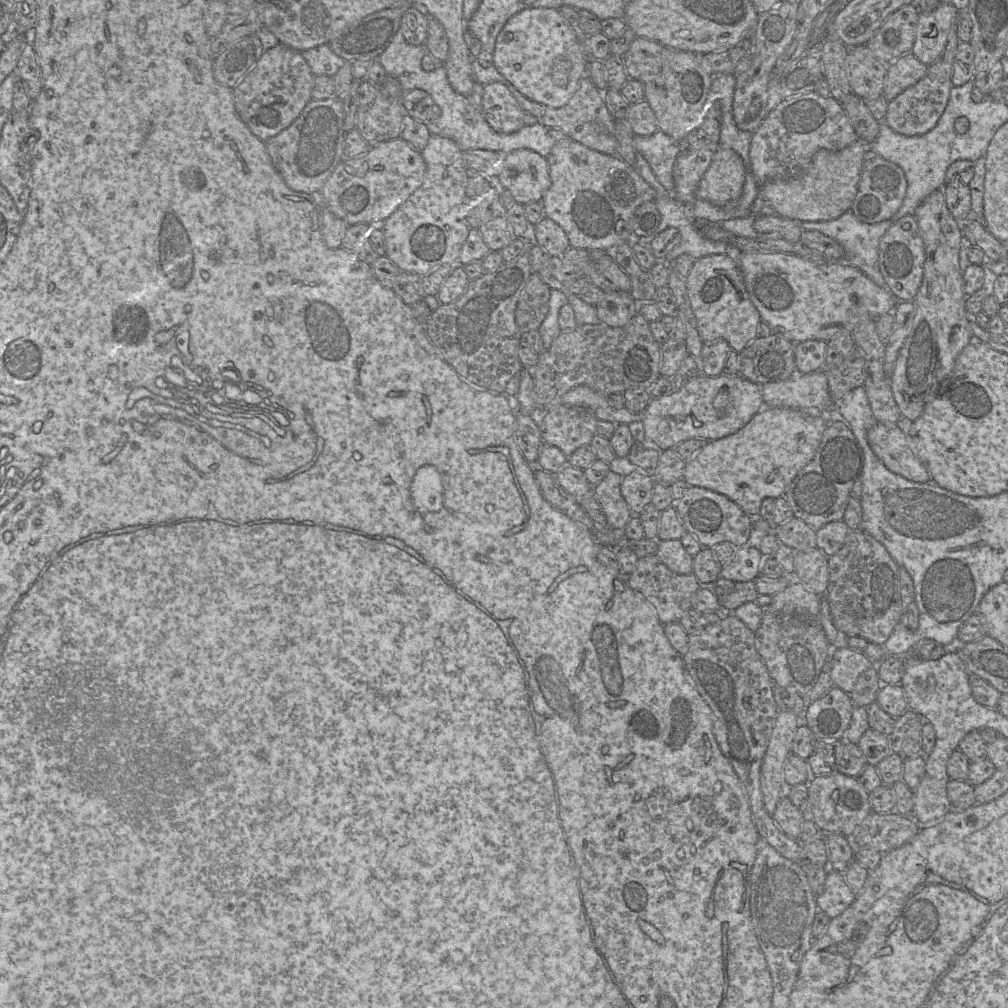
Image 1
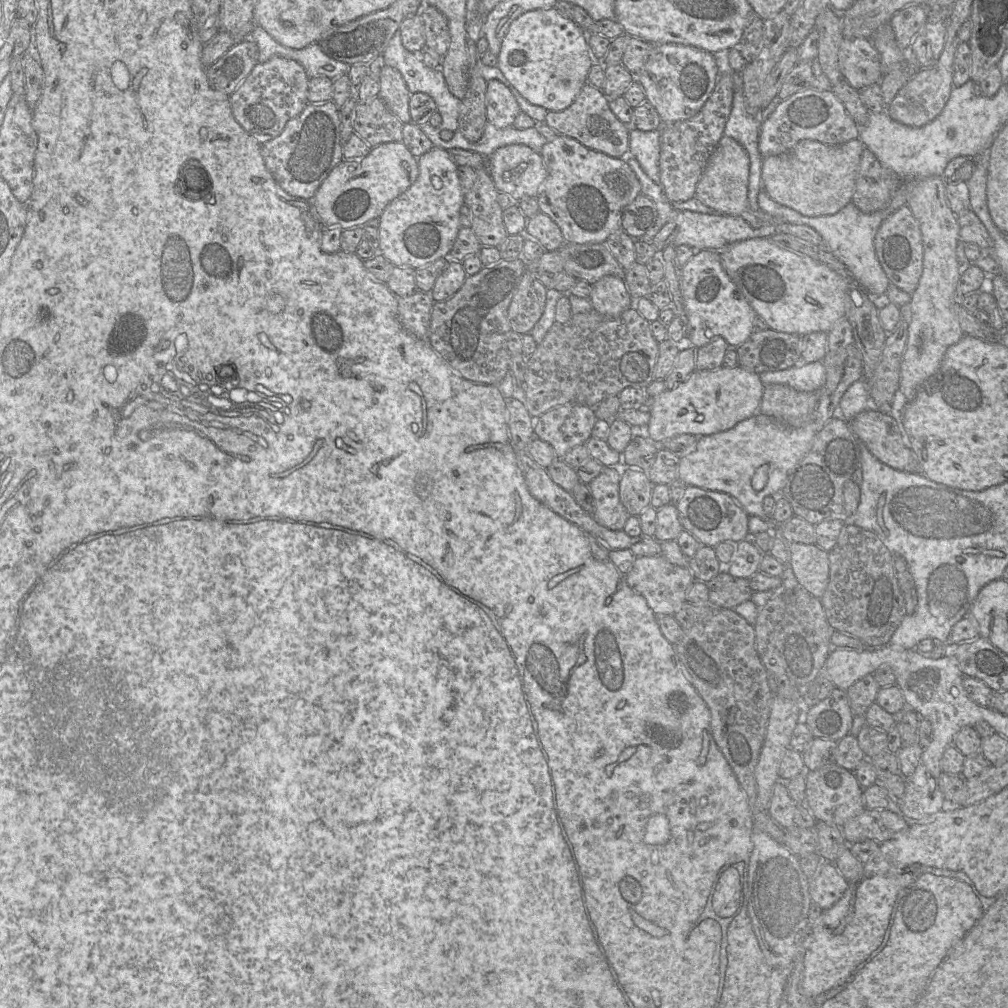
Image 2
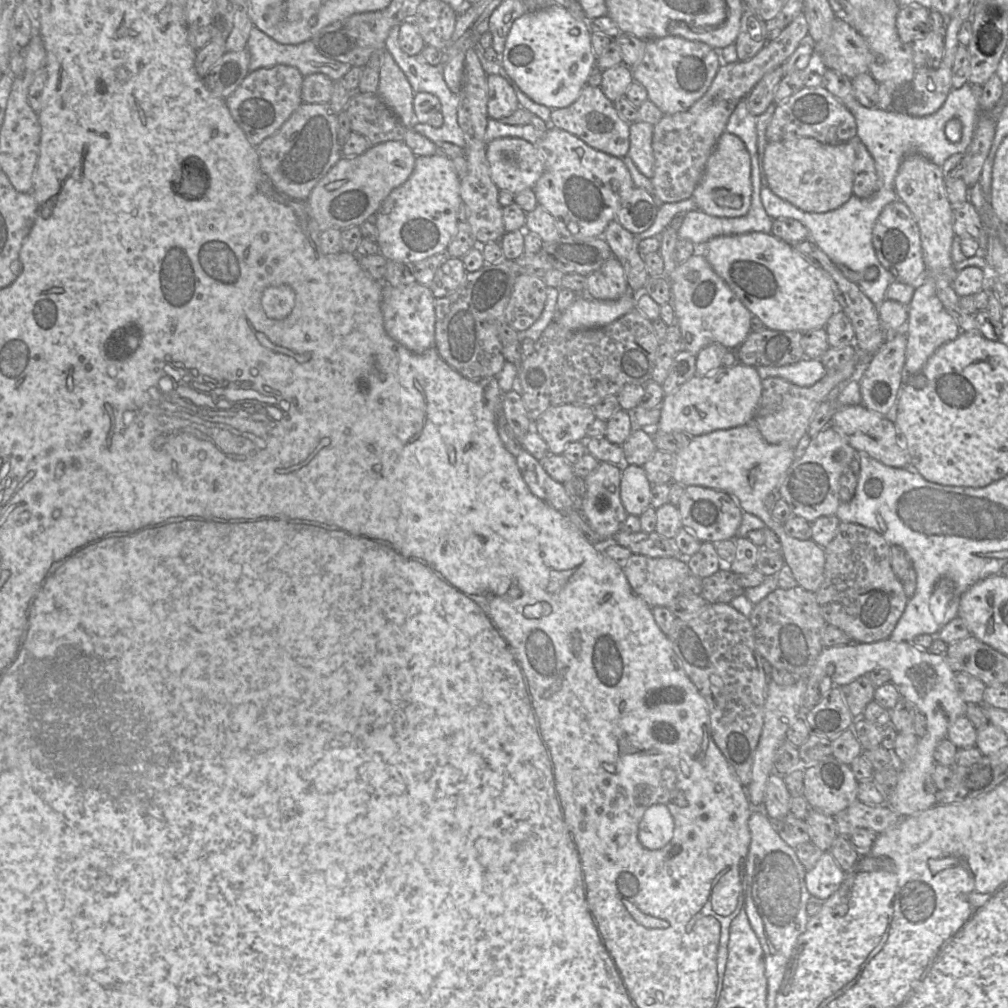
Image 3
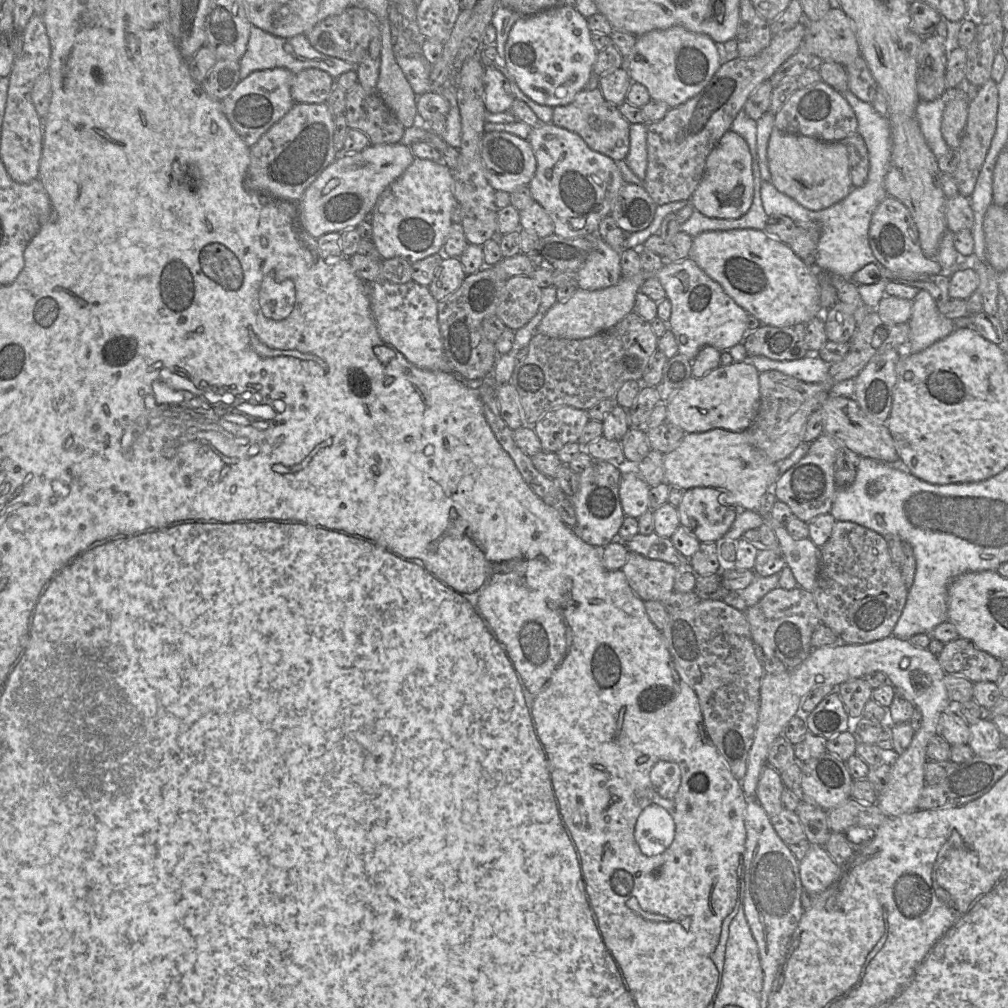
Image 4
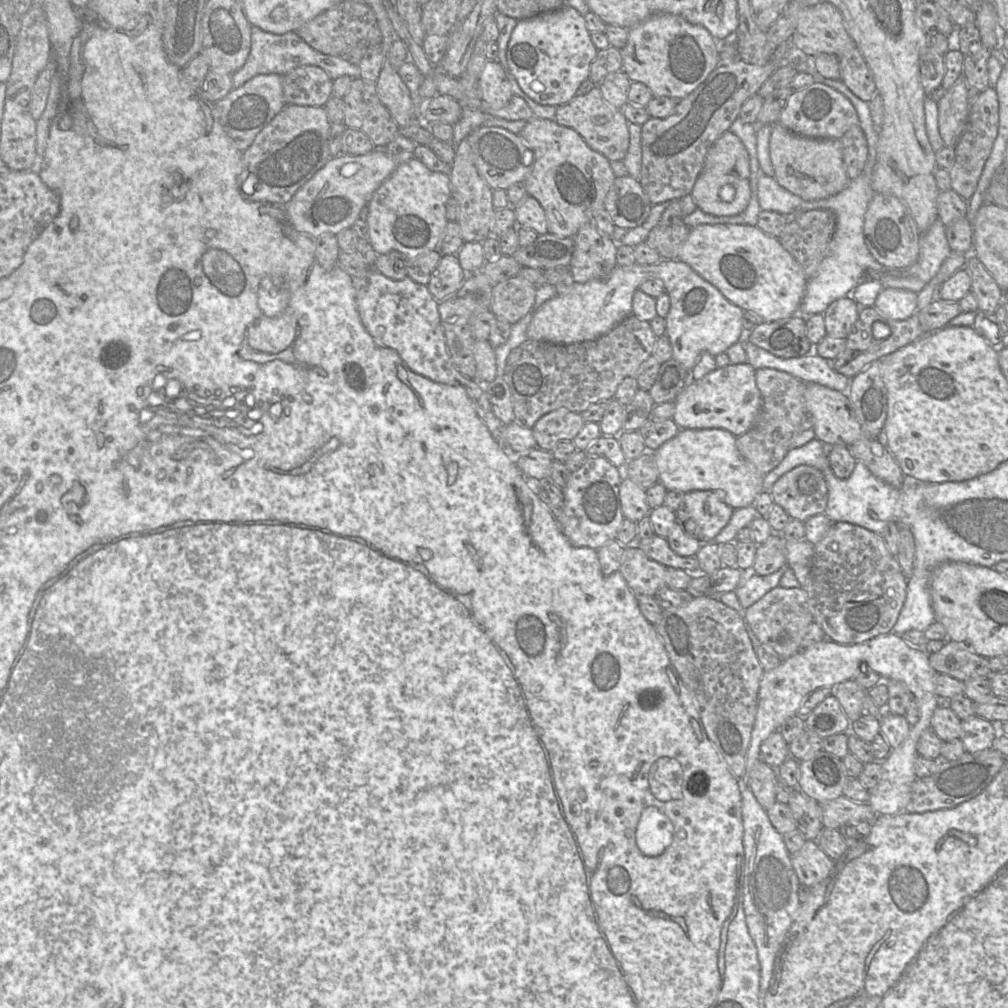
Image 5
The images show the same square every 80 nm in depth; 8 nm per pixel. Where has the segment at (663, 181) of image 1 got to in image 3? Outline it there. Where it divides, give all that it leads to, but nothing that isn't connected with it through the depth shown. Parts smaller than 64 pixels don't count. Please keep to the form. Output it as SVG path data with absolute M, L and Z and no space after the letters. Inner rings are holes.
M641 121L630 124L630 146L627 156L648 179L654 175L652 137L653 125Z

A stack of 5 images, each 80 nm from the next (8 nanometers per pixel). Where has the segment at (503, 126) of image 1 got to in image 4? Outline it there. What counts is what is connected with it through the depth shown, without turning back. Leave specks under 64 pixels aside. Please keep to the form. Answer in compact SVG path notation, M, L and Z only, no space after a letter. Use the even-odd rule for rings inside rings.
M493 66L484 67L484 104L490 113L508 111L516 98L509 81Z

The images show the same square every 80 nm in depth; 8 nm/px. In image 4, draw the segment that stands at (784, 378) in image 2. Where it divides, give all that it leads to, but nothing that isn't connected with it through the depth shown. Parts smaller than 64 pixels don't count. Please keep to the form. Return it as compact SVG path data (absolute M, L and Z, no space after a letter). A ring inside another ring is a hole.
M812 351L798 360L777 361L764 356L747 356L744 362L752 364L760 373L776 370L806 383L824 382L831 365L822 360L818 352Z

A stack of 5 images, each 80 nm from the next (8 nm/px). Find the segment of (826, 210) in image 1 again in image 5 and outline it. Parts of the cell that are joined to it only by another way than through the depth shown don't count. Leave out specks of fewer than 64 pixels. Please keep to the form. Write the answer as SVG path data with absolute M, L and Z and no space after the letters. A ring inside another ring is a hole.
M776 123L772 125L769 151L775 180L803 200L813 201L834 196L849 183L840 139L809 138Z

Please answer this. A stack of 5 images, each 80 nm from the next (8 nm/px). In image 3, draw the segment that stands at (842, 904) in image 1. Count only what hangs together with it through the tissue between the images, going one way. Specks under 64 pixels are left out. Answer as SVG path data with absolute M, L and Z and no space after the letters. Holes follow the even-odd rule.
M821 852L815 866L806 871L805 881L811 896L825 901L840 888L844 878L845 872L830 852Z

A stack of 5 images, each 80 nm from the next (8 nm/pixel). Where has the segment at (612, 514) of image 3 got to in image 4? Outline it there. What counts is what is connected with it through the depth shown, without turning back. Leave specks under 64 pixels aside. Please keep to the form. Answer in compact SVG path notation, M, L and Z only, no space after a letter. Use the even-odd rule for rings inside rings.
M592 458L591 463L579 475L577 492L570 497L576 513L573 531L580 539L594 547L604 547L618 539L618 531L625 518L619 496L623 469L623 465Z

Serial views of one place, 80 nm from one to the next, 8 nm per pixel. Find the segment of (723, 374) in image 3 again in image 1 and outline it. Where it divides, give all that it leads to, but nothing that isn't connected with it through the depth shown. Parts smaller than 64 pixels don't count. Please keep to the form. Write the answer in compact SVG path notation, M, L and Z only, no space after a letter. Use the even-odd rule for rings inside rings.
M722 372L718 376L706 376L698 373L692 377L685 385L668 395L652 397L647 407L642 412L642 422L645 437L659 451L673 449L677 444L692 438L704 440L718 440L731 435L745 426L755 414L761 411L763 398L760 386L755 384L740 374L729 375Z

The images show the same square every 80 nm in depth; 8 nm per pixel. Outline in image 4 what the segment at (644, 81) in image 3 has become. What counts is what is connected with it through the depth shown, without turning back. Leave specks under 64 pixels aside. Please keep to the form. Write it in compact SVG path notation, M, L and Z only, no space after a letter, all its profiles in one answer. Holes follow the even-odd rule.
M673 26L637 36L622 67L626 68L632 82L647 88L651 99L663 101L674 108L697 95L721 64L716 43L708 35L690 32L682 26Z

